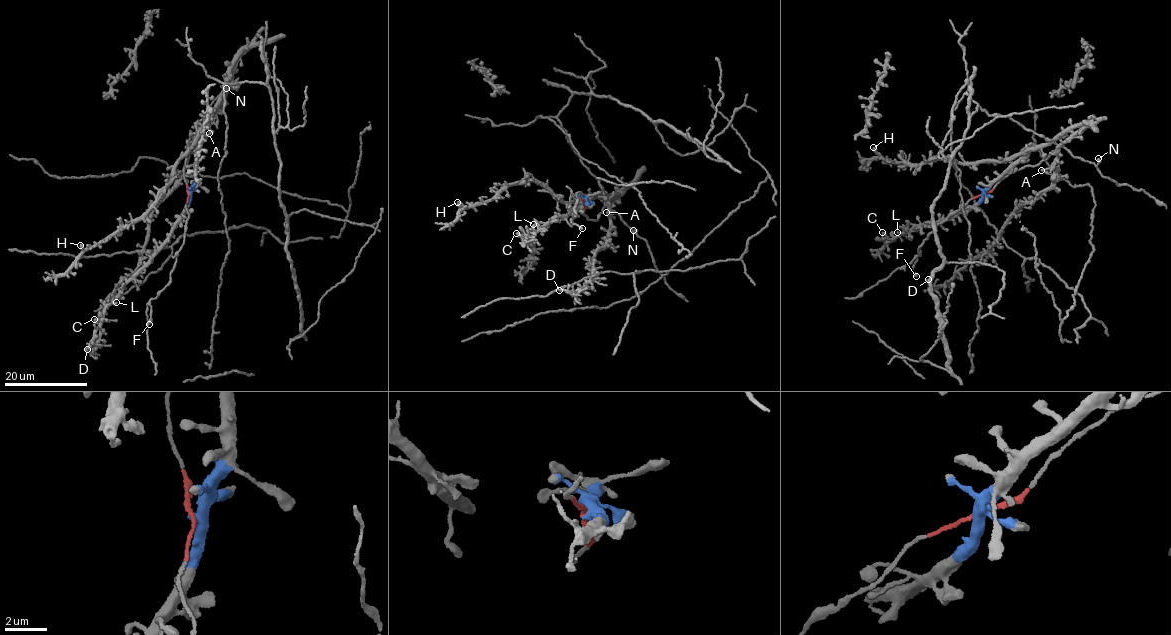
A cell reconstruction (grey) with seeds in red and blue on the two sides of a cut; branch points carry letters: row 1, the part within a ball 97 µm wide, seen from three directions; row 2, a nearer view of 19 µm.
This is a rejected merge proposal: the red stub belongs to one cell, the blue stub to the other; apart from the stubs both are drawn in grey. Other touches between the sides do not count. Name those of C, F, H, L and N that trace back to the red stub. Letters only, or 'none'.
F, N

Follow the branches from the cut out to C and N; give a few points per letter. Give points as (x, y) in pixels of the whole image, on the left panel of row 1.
C: (188, 193), (188, 199), (160, 247), (105, 306), (101, 320), (94, 319)
N: (188, 193), (183, 171), (188, 145), (210, 103), (218, 96), (223, 98), (226, 88)

